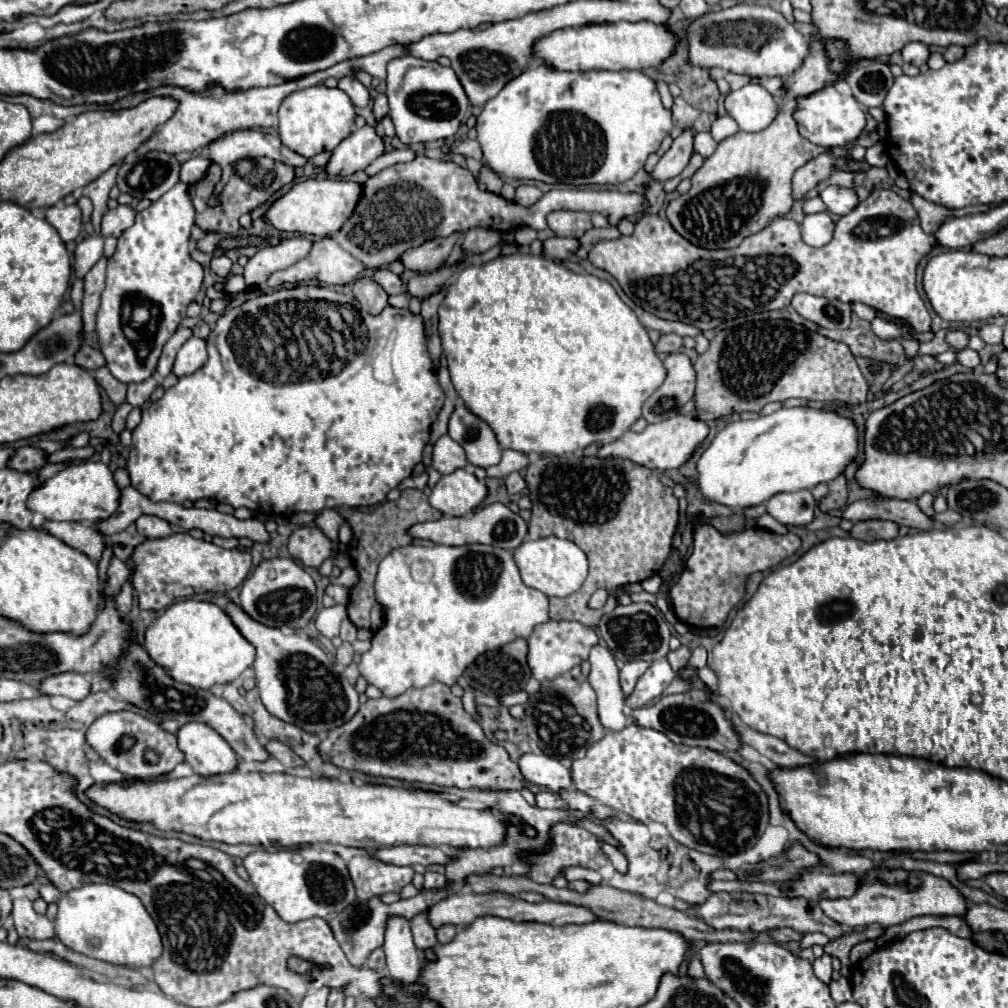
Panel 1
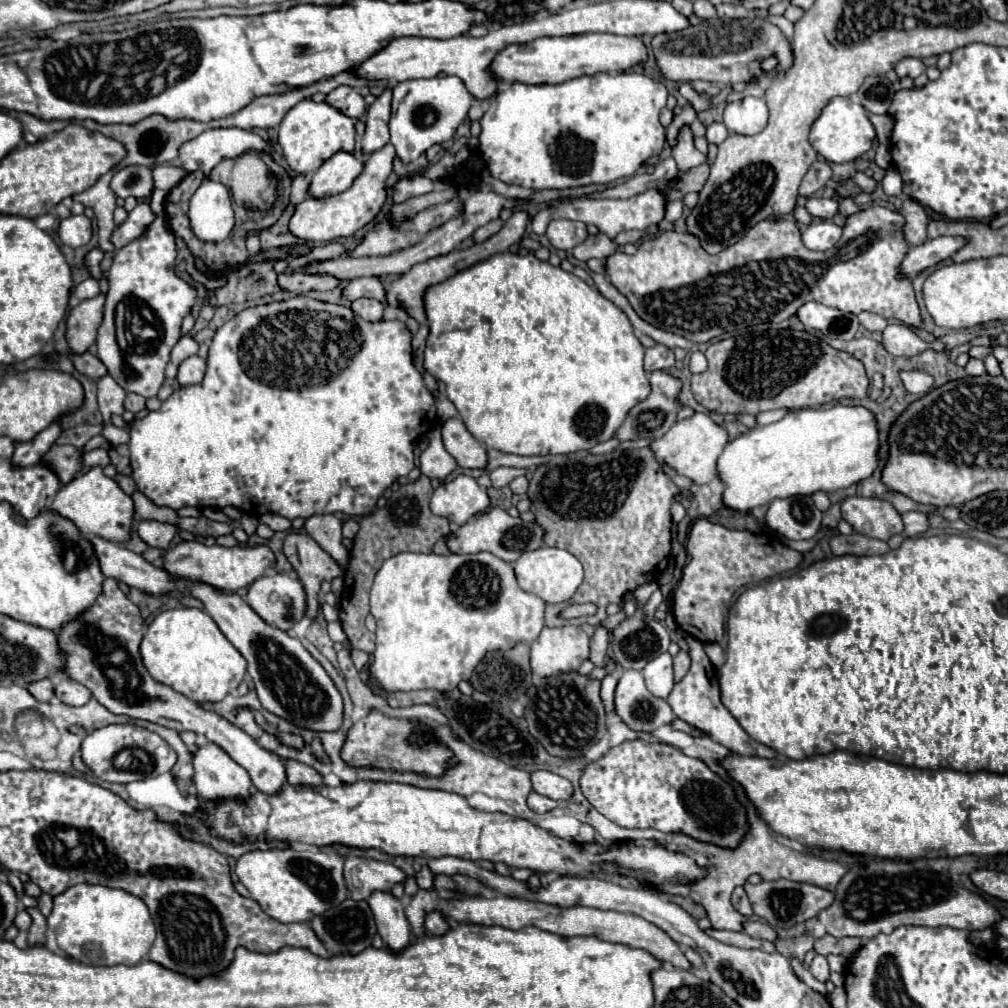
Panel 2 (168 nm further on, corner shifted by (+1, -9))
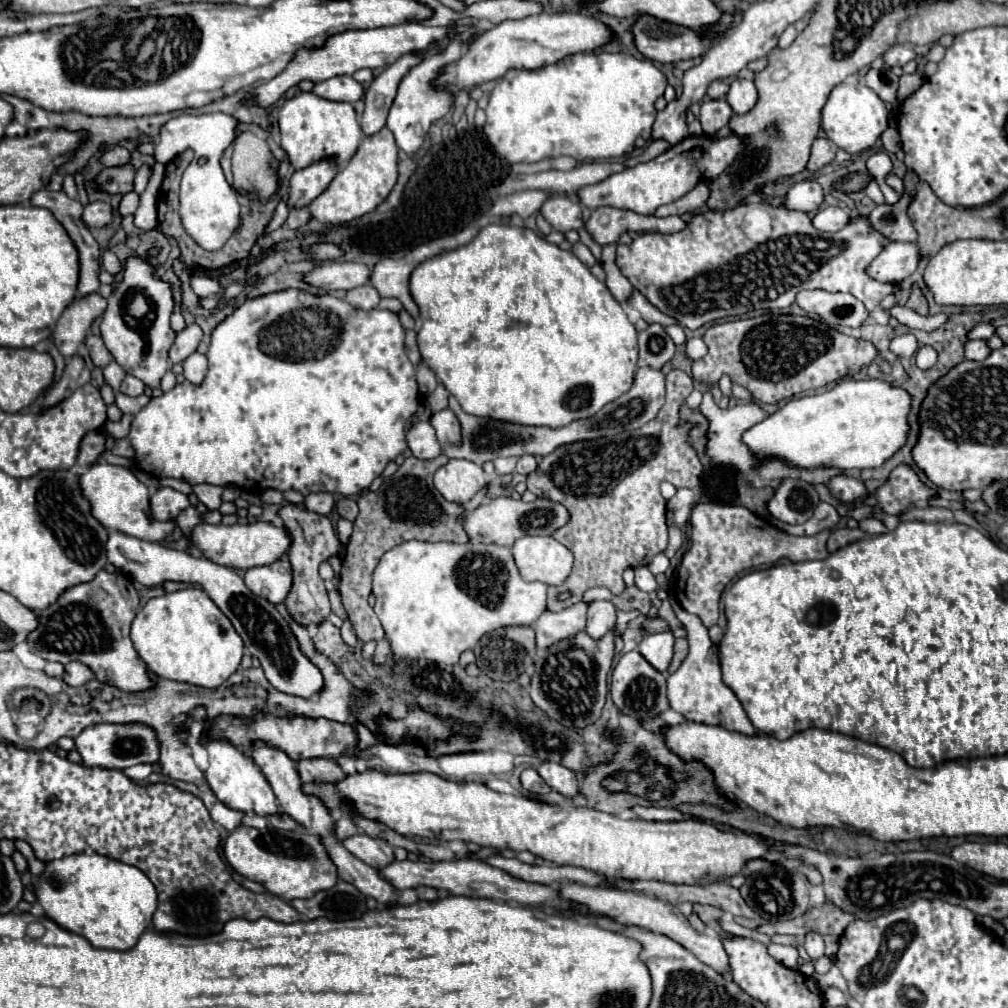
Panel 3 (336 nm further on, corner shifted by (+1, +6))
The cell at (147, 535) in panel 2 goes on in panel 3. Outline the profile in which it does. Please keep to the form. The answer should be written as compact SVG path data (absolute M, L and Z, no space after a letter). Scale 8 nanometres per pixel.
M159 487L153 495L151 495L151 513L155 519L159 521L167 521L167 519L175 519L181 511L185 511L189 507L189 499L187 495L171 489L171 487Z

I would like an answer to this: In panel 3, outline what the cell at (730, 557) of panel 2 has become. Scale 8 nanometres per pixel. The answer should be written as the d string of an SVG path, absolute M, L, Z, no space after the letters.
M699 503L691 511L691 547L683 555L677 577L677 599L681 607L697 615L703 625L711 627L719 617L719 599L725 585L747 569L761 565L771 565L779 559L789 559L793 563L807 559L825 559L829 553L825 549L829 531L821 531L815 537L793 537L771 527L761 517L753 515L749 509L739 505L717 505Z

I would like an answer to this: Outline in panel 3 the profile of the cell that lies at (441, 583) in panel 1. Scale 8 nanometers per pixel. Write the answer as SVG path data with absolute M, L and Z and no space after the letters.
M401 543L381 557L373 575L373 593L377 597L375 613L381 619L385 637L389 639L395 657L429 659L447 665L455 665L459 655L473 649L483 633L507 625L533 625L547 609L547 585L539 581L525 583L509 547L483 543Z

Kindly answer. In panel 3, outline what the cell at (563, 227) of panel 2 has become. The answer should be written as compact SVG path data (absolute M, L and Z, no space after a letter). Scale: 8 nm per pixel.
M551 195L545 199L541 207L541 215L551 223L553 229L567 233L571 229L579 229L583 225L581 207L573 203L567 195Z

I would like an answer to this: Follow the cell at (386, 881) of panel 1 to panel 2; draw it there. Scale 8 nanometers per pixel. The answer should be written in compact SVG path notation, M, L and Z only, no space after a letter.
M347 858L345 882L353 900L367 900L375 890L391 892L393 884L405 882L405 872L393 864L371 858Z

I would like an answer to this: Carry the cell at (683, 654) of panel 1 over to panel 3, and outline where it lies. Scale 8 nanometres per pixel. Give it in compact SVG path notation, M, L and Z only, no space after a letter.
M677 639L677 641L675 641L675 655L673 655L673 661L671 661L667 673L673 673L673 671L681 665L683 657L687 657L687 649L689 649L689 647L687 647L687 639Z

